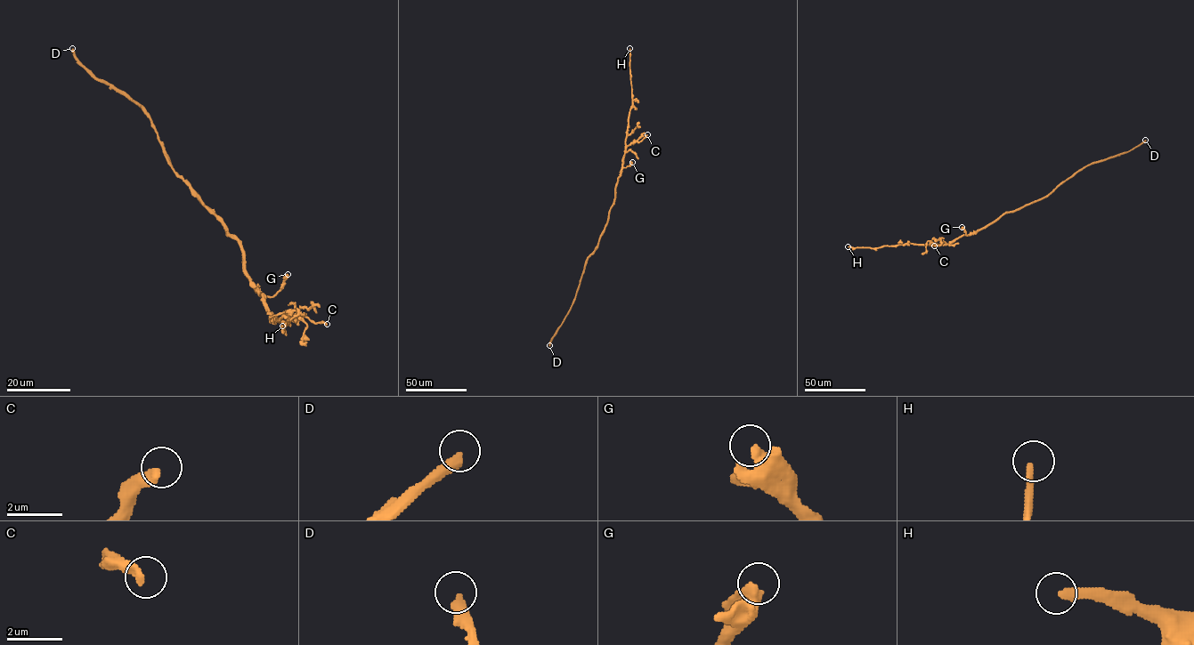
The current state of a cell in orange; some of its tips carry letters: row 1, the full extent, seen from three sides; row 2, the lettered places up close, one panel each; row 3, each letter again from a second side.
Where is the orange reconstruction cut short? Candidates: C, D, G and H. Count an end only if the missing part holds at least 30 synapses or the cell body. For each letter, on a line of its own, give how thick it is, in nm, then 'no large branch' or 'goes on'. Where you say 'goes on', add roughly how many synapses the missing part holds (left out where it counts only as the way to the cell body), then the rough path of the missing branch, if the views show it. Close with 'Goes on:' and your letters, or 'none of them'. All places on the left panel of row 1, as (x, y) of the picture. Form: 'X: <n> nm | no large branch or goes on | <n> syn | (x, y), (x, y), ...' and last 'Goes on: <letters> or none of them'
C: 360 nm | no large branch
D: 400 nm | no large branch
G: 440 nm | no large branch
H: 280 nm | goes on | 300 syn
Goes on: H

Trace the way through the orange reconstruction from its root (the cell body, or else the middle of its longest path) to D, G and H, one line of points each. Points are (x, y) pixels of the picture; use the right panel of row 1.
D: (1009, 212), (1047, 196), (1086, 165), (1125, 153), (1145, 140)
G: (1009, 212), (967, 235), (962, 227)
H: (1009, 212), (974, 232), (962, 235), (947, 244), (848, 246)

